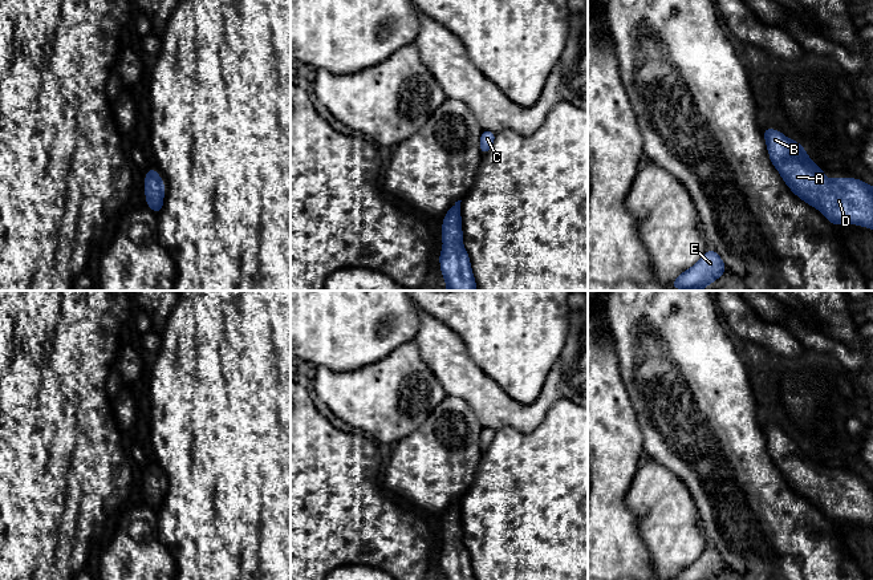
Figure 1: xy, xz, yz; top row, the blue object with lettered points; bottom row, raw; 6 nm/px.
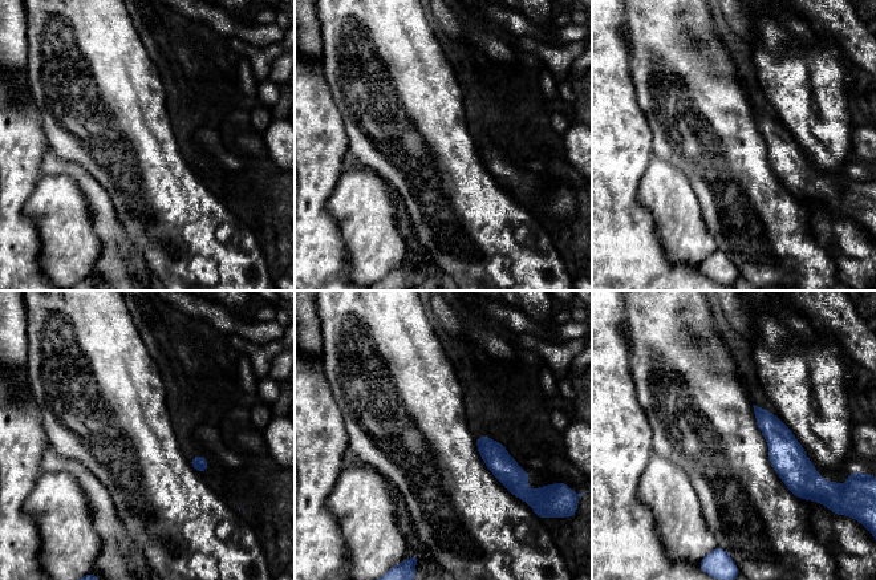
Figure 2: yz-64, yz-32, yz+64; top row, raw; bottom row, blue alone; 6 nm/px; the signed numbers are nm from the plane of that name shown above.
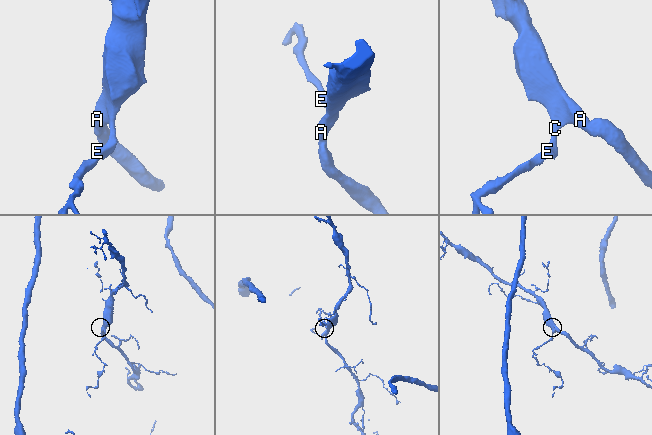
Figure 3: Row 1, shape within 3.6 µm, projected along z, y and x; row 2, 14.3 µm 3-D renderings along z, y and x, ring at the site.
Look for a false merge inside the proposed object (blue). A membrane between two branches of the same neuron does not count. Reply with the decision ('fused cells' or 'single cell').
single cell

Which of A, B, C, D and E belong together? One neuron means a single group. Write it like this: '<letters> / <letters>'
A B C D E

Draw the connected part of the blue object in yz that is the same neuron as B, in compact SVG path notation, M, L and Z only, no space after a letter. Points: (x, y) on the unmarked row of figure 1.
M776 426L762 427L771 461L795 492L809 503L816 504L836 524L848 520L873 526L873 483L854 475L837 474L836 476L828 476L799 439L787 435Z

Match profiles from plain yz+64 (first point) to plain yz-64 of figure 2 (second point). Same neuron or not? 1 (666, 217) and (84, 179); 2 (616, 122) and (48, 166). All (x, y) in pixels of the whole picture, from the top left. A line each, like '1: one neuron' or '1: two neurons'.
1: two neurons
2: two neurons

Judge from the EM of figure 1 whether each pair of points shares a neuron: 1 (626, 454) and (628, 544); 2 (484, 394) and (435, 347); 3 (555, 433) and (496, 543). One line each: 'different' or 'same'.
1: same
2: same
3: same

